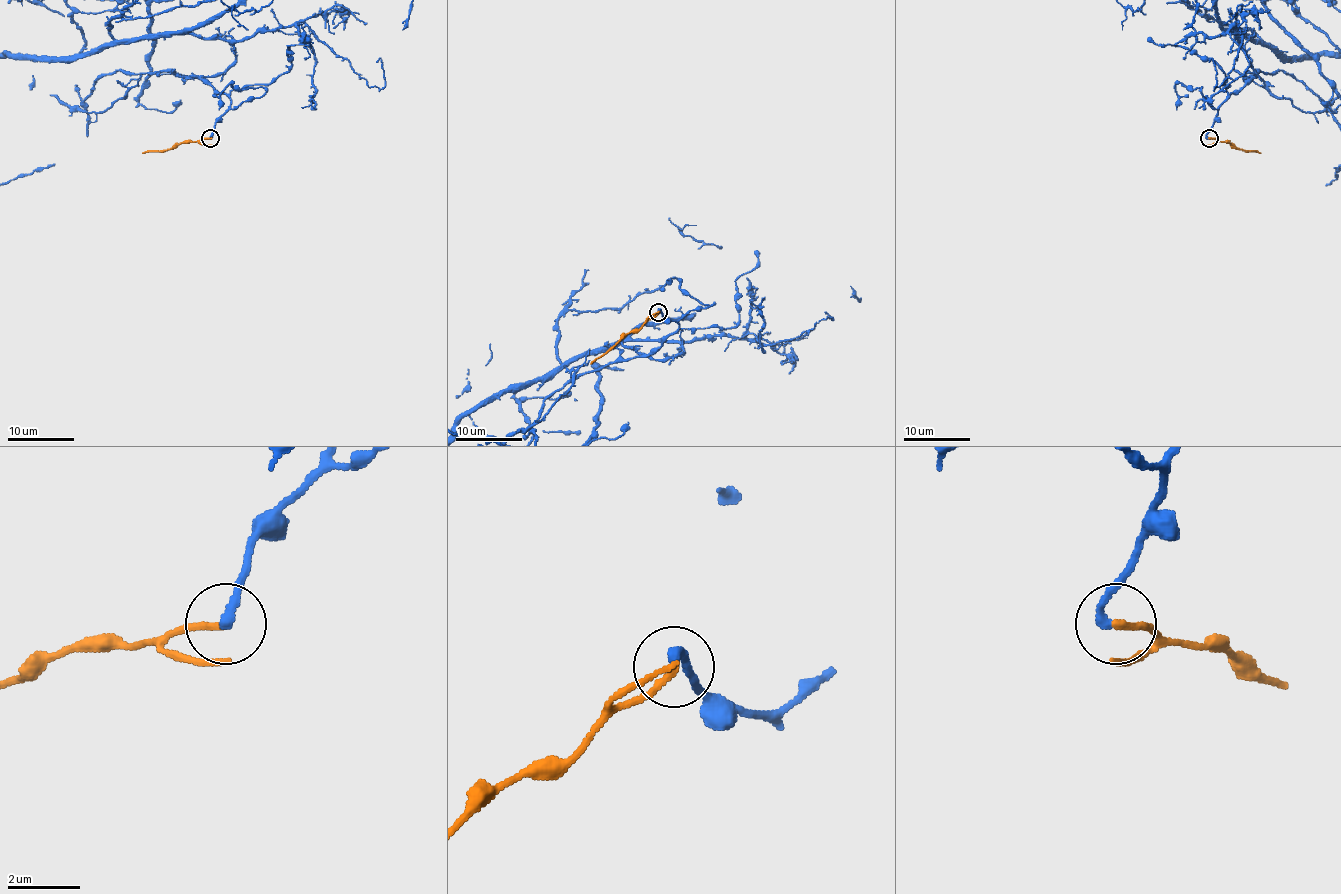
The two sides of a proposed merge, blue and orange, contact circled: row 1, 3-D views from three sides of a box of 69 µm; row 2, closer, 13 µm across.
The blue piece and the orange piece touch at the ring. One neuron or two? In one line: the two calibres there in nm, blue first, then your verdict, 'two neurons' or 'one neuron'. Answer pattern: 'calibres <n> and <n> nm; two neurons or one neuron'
calibres 280 and 200 nm; one neuron

